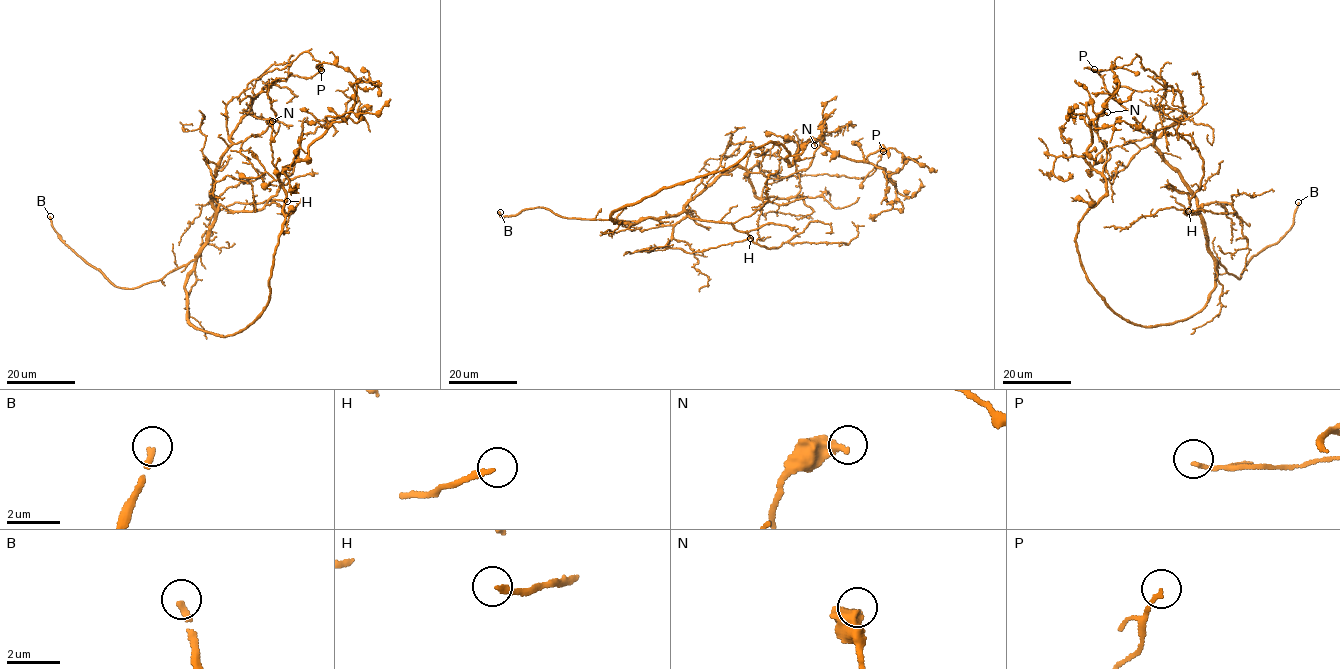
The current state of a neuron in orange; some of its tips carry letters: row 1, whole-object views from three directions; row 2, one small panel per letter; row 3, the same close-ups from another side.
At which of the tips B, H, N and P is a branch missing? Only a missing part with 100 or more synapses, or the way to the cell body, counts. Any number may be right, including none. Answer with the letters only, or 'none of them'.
B

